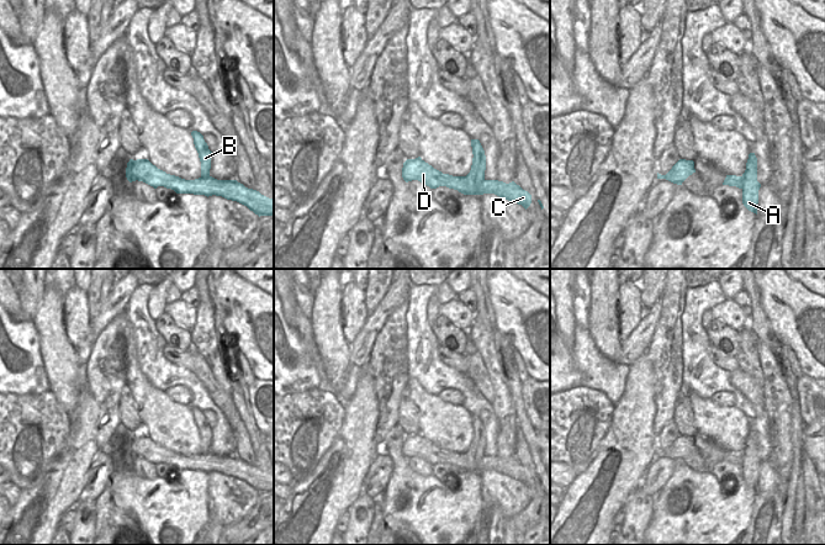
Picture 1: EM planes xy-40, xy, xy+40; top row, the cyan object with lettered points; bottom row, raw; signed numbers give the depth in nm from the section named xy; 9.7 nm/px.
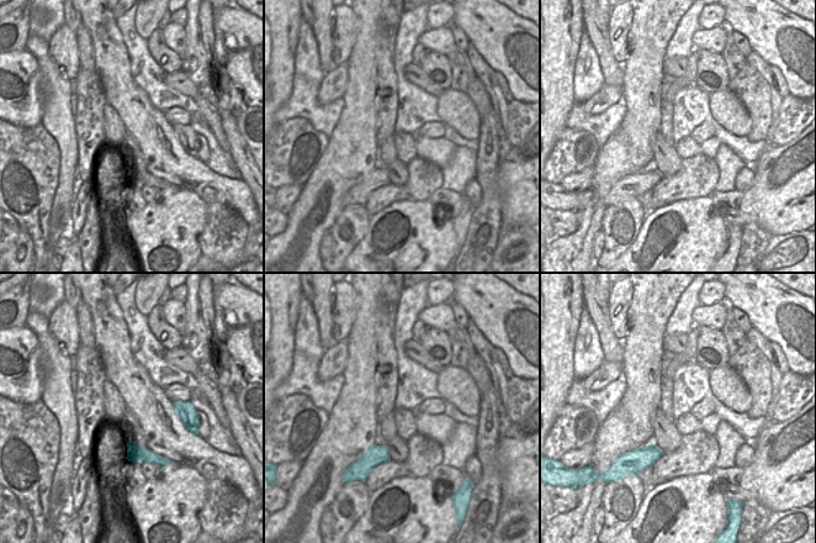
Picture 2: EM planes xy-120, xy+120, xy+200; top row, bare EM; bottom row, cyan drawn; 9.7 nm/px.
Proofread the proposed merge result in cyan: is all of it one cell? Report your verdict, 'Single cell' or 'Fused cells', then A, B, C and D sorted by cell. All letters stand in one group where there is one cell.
Fused cells. Groups: A B / C D

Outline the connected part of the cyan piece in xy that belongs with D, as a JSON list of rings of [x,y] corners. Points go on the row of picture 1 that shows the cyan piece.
[[[421,157],[416,159],[407,159],[403,163],[402,178],[406,182],[418,180],[430,189],[446,186],[449,189],[458,190],[464,195],[495,194],[513,203],[522,205],[525,210],[532,203],[532,195],[514,181],[506,184],[498,180],[483,180],[480,186],[471,186],[467,176],[443,174],[425,163]]]

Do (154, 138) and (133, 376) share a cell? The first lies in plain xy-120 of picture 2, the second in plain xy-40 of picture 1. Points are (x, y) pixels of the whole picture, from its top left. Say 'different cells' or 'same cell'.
same cell

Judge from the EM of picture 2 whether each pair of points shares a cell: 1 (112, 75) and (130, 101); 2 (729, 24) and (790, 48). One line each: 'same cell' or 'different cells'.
1: same cell
2: same cell

